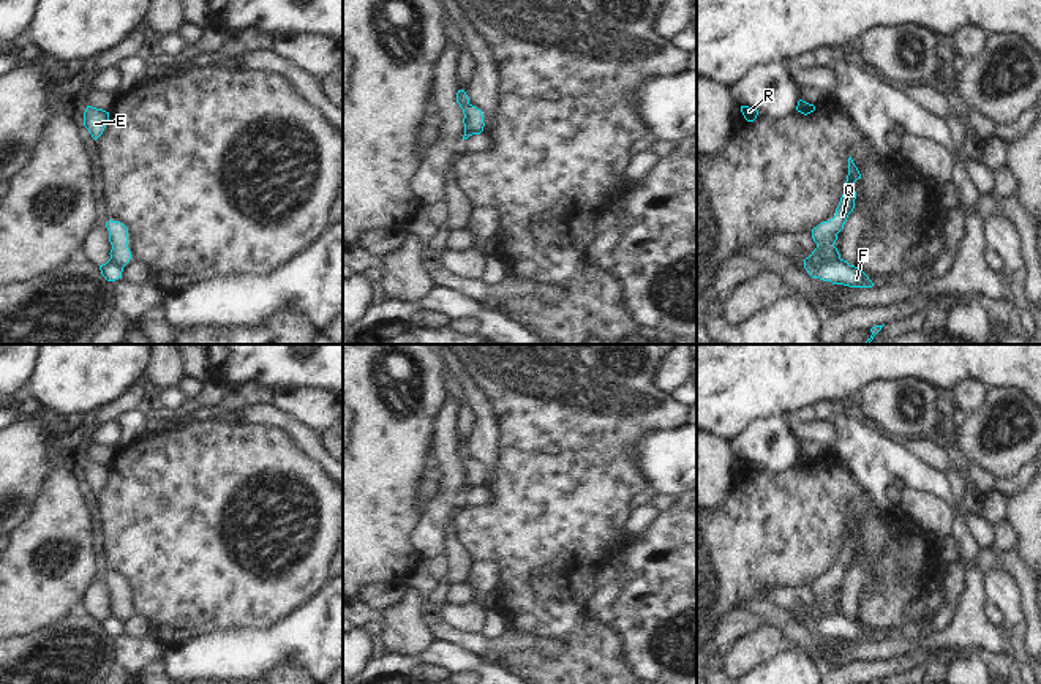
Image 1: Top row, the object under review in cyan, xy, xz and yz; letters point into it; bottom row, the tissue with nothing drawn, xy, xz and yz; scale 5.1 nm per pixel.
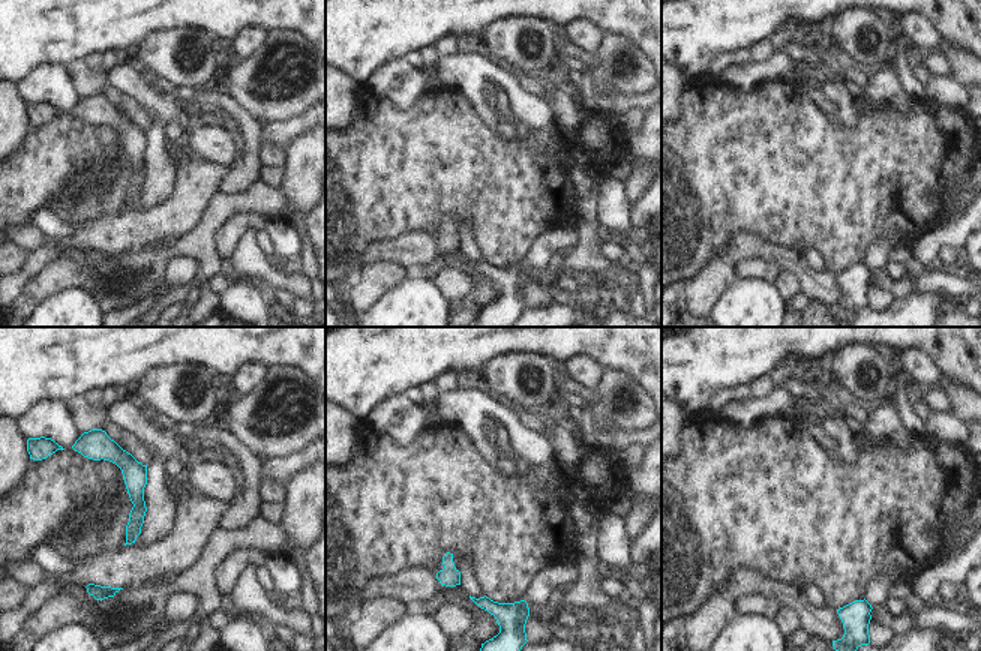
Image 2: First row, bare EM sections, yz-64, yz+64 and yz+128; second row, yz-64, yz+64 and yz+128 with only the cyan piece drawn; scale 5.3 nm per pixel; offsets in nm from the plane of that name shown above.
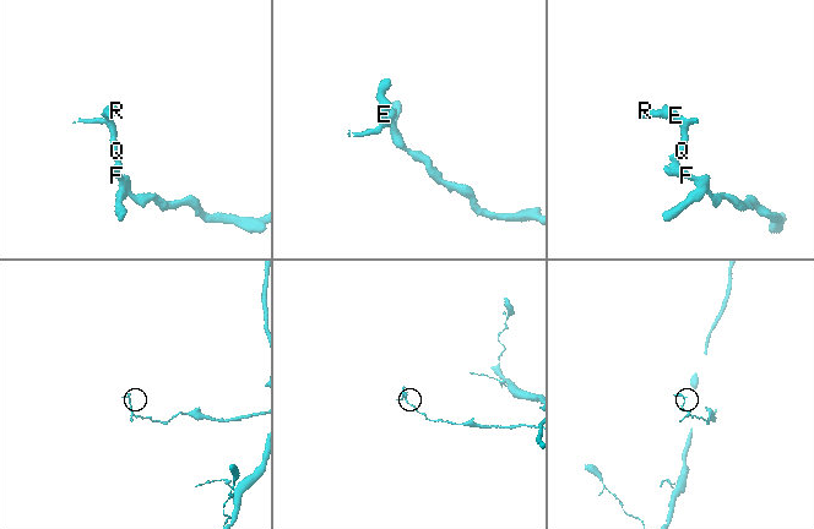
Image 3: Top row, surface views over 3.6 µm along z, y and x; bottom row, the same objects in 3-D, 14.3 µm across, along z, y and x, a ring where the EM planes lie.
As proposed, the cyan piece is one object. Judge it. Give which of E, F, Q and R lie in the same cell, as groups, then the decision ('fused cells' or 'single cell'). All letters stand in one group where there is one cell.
groups E Q R / F; fused cells

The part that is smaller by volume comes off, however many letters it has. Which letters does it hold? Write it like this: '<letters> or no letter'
E, Q, R.

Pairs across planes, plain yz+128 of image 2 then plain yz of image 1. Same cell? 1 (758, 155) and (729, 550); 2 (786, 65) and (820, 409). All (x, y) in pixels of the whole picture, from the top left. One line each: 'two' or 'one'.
1: one
2: two

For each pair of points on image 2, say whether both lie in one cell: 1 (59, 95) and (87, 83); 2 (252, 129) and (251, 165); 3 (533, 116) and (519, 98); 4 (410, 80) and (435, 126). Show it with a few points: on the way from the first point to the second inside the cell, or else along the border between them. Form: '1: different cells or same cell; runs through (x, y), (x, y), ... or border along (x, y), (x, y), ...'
1: different cells; border along (66, 66), (81, 98)
2: same cell; runs through (252, 138), (252, 156)
3: same cell; runs through (533, 111), (524, 102)
4: different cells; border along (426, 89), (407, 105), (395, 105), (383, 96)

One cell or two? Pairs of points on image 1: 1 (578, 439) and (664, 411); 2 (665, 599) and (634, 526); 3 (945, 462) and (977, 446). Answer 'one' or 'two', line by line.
1: one
2: two
3: two

